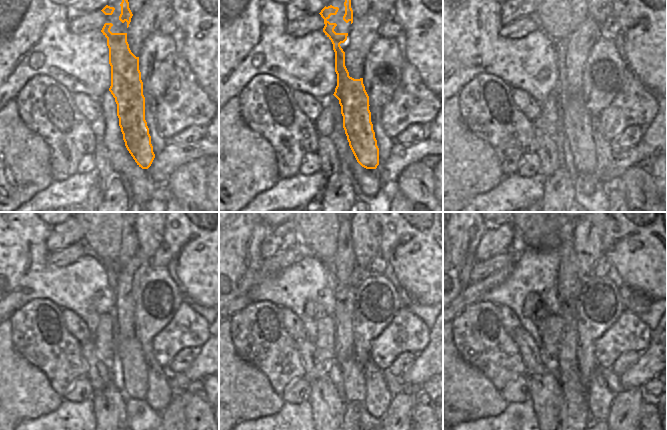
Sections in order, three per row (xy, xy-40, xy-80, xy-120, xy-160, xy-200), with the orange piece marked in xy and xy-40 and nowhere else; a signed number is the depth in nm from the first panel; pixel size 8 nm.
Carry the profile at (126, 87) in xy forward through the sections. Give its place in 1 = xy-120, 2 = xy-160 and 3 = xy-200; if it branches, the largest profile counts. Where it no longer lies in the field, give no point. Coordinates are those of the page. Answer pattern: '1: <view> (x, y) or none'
1: xy-120 (130, 352)
2: xy-160 (353, 373)
3: xy-200 (547, 237)

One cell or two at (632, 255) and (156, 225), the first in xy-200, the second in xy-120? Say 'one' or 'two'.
two

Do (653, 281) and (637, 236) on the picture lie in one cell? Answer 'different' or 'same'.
same

